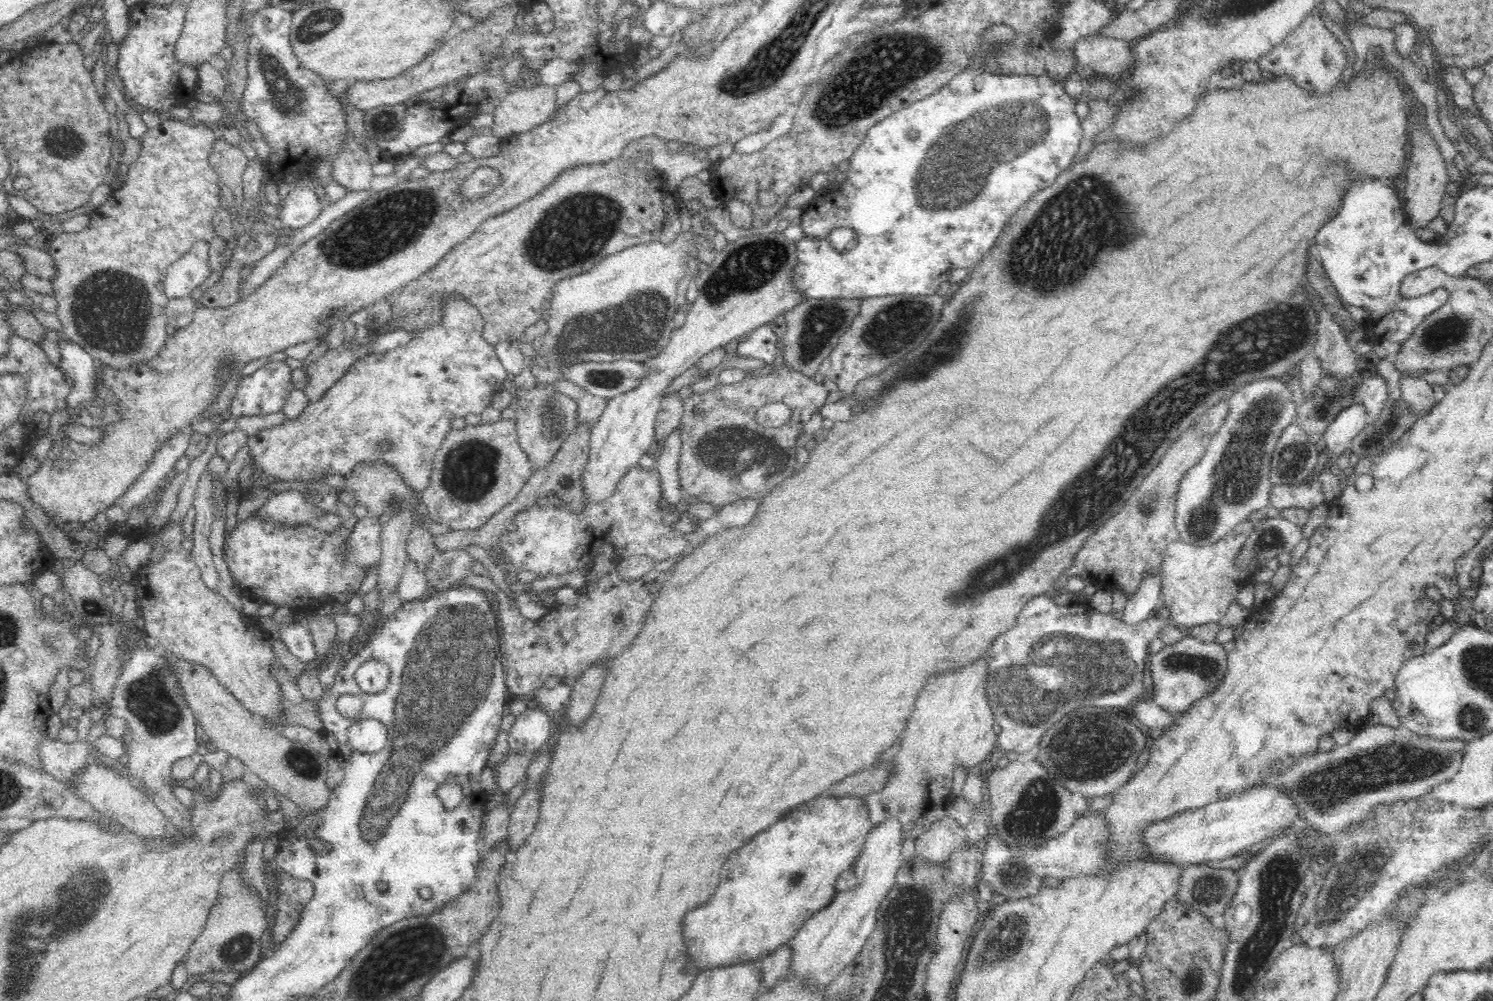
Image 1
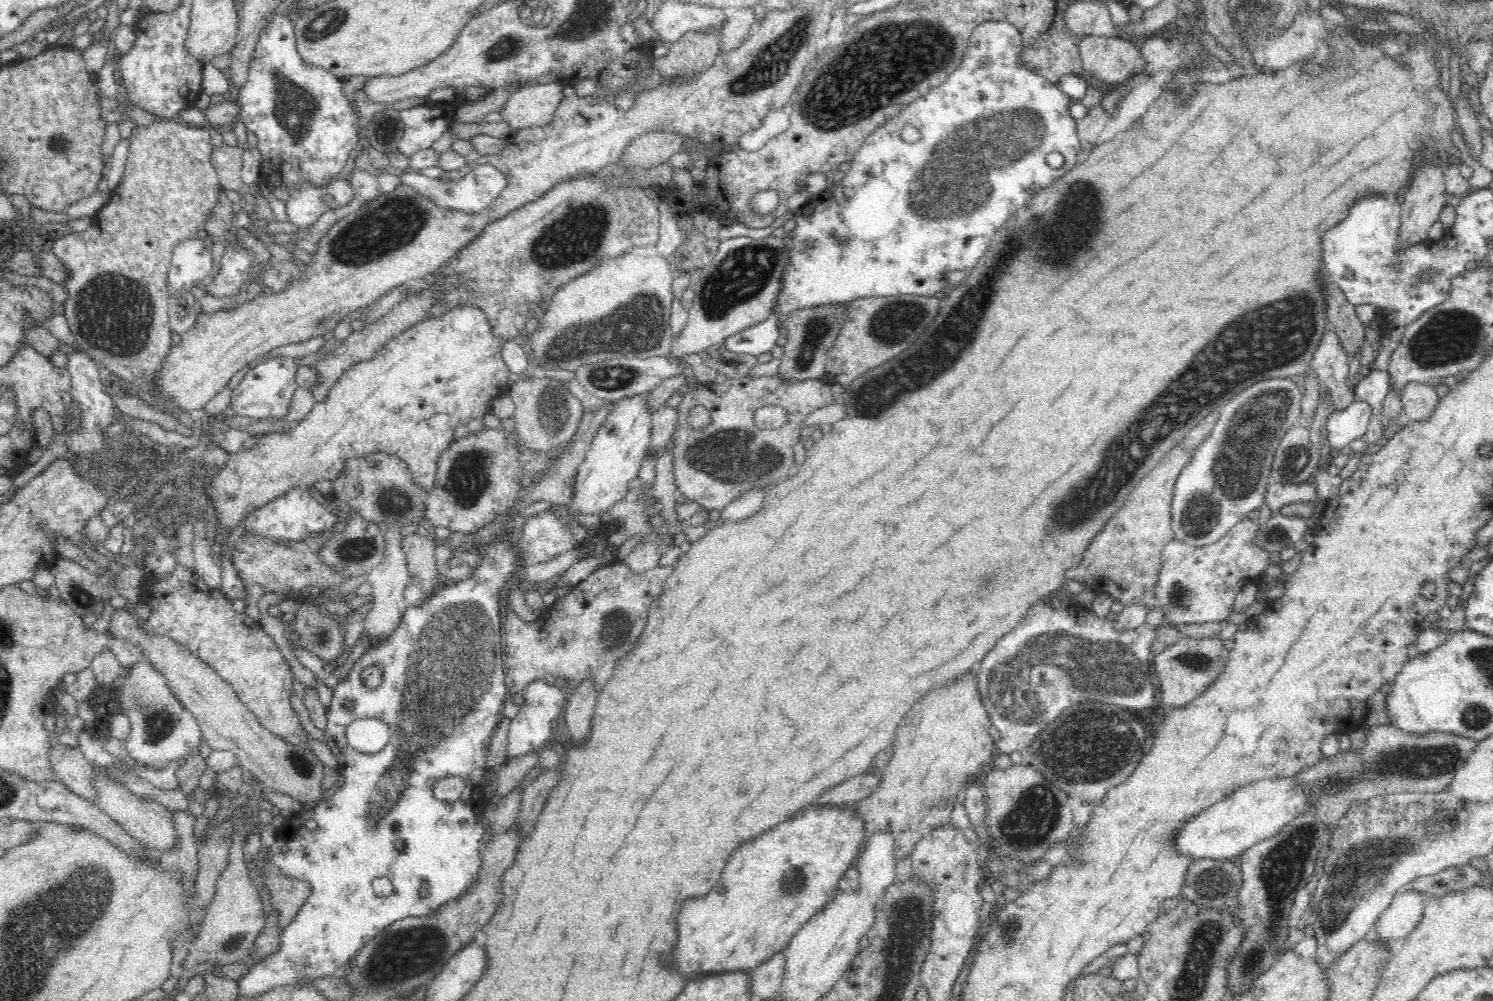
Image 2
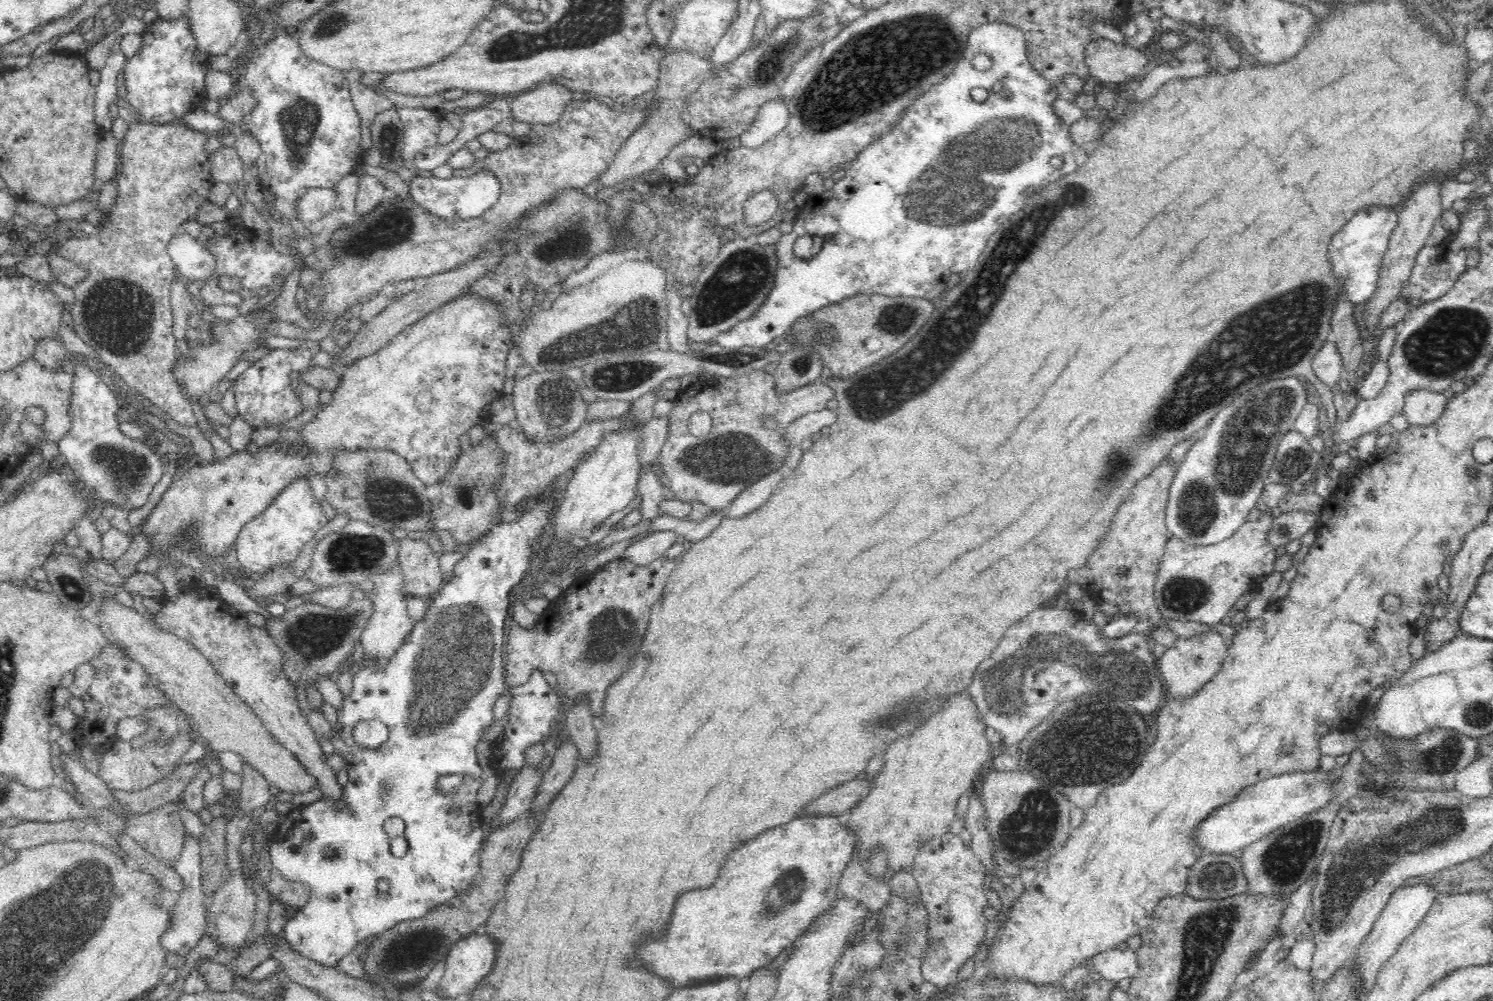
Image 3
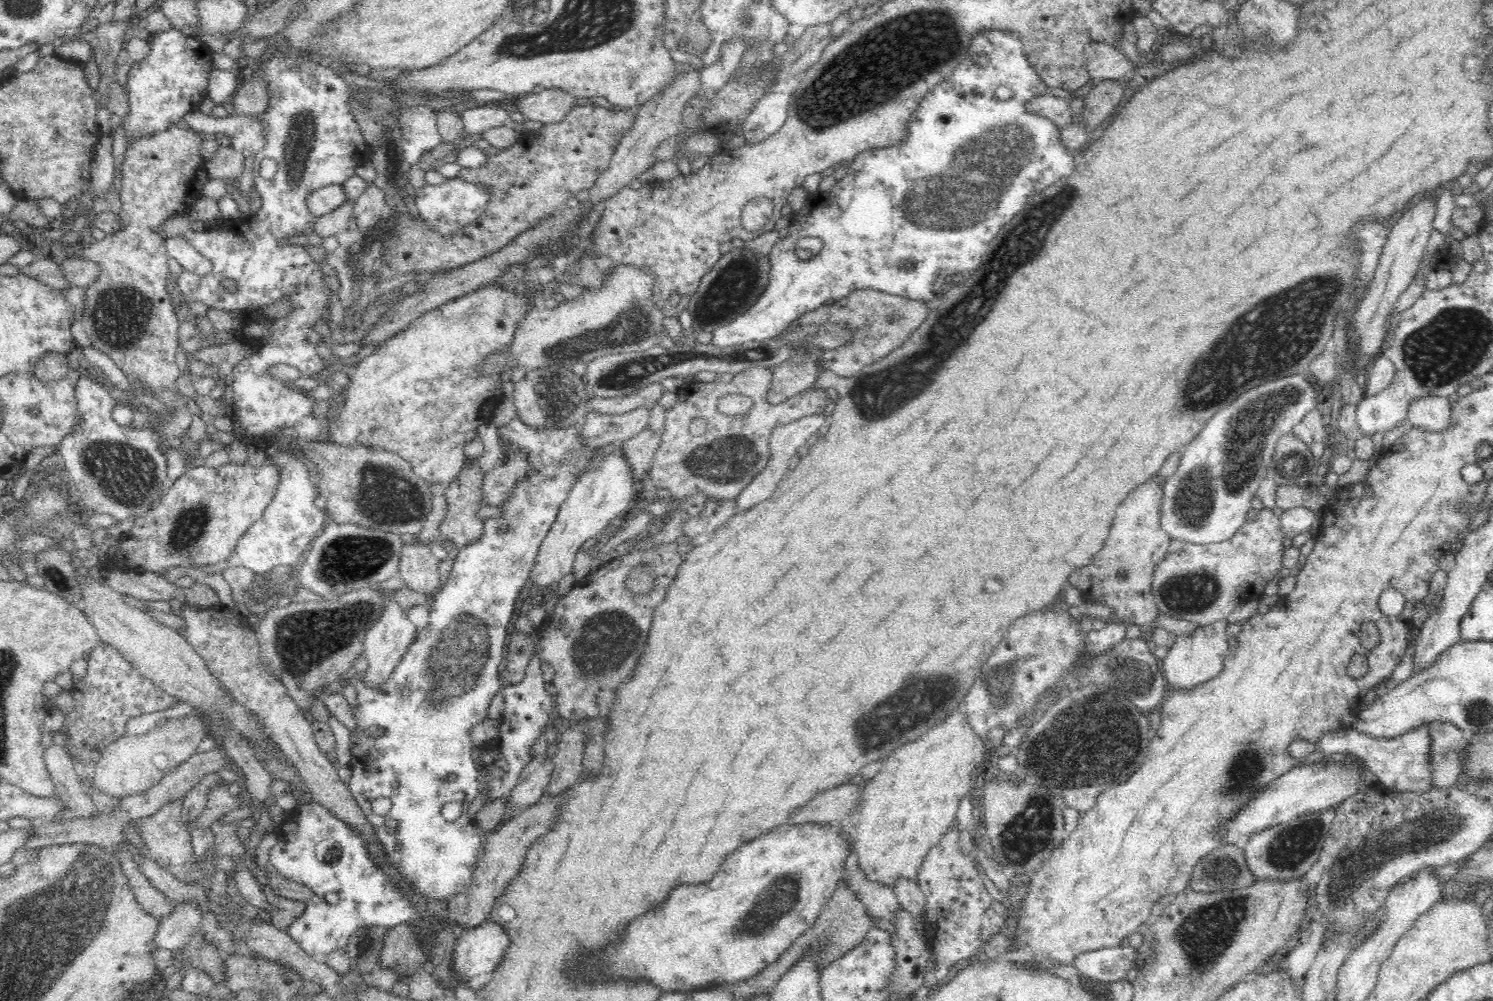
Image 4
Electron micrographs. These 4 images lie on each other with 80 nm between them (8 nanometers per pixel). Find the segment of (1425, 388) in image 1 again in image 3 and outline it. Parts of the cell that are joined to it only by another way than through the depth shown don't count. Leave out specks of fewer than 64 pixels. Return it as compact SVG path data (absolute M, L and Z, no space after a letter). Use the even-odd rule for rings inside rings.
M1414 390L1406 395L1403 415L1414 426L1431 426L1446 410L1448 398L1430 390Z

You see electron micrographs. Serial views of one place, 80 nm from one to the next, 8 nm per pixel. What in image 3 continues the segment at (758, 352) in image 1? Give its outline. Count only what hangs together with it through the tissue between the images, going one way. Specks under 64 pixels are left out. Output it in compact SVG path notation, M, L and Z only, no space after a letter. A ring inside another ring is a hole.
M985 22L977 26L967 38L966 49L963 56L958 60L951 73L932 86L928 92L920 95L908 107L908 110L901 116L897 125L887 131L884 136L880 135L870 144L867 144L855 159L850 161L850 169L846 170L845 176L835 182L832 187L836 197L832 201L825 201L824 196L820 193L810 198L809 203L805 203L801 207L796 208L795 217L792 220L793 229L788 234L783 234L775 244L775 254L778 259L777 270L774 278L774 288L770 290L766 302L756 310L756 314L750 320L738 322L732 330L722 332L716 336L716 344L725 349L742 348L742 346L754 346L758 349L765 348L776 338L788 335L793 322L802 315L814 313L824 306L842 302L857 294L882 294L886 296L903 296L903 297L920 297L932 300L939 295L943 288L943 283L952 273L964 274L973 268L976 268L980 255L984 252L989 238L994 234L1000 226L1004 224L1013 214L1028 202L1032 194L1037 194L1050 182L1060 180L1066 174L1072 174L1079 166L1076 163L1076 158L1072 153L1074 141L1070 137L1070 125L1064 123L1056 111L1054 111L1054 100L1058 100L1058 87L1052 85L1041 74L1038 74L1032 64L1028 61L1026 39L1023 32L1004 22ZM977 54L985 54L992 60L991 67L987 70L977 70L972 65L972 60ZM974 88L985 88L989 94L988 98L983 102L976 102L972 99L972 90ZM1052 156L1062 156L1063 165L1059 168L1054 168L1050 165ZM811 234L823 238L822 247L817 254L812 258L800 258L794 254L794 244L800 236Z

